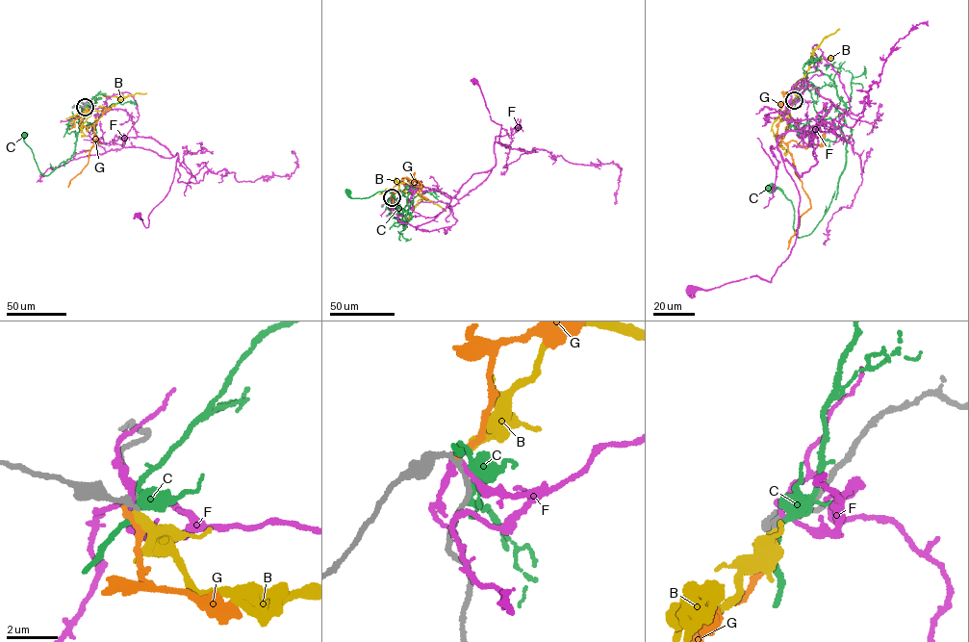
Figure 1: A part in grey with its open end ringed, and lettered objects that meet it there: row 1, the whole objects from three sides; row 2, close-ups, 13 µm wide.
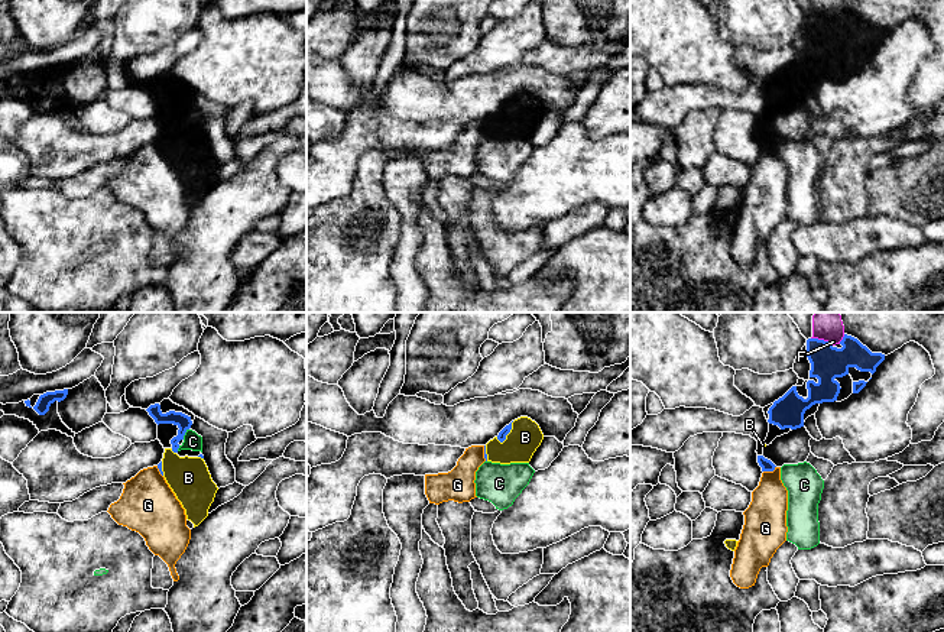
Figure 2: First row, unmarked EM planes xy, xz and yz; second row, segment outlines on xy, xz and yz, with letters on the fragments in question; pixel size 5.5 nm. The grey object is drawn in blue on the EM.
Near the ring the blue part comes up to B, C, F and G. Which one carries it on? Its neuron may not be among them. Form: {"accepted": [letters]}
{"accepted": ["B"]}

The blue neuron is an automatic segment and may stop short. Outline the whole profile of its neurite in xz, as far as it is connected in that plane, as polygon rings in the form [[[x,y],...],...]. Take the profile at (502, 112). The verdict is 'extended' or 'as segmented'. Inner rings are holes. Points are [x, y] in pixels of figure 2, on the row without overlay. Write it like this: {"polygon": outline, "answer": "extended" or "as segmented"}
{"polygon": [[[520,93],[484,121],[484,134],[500,140],[529,139],[542,116],[539,101],[528,93]]], "answer": "extended"}

